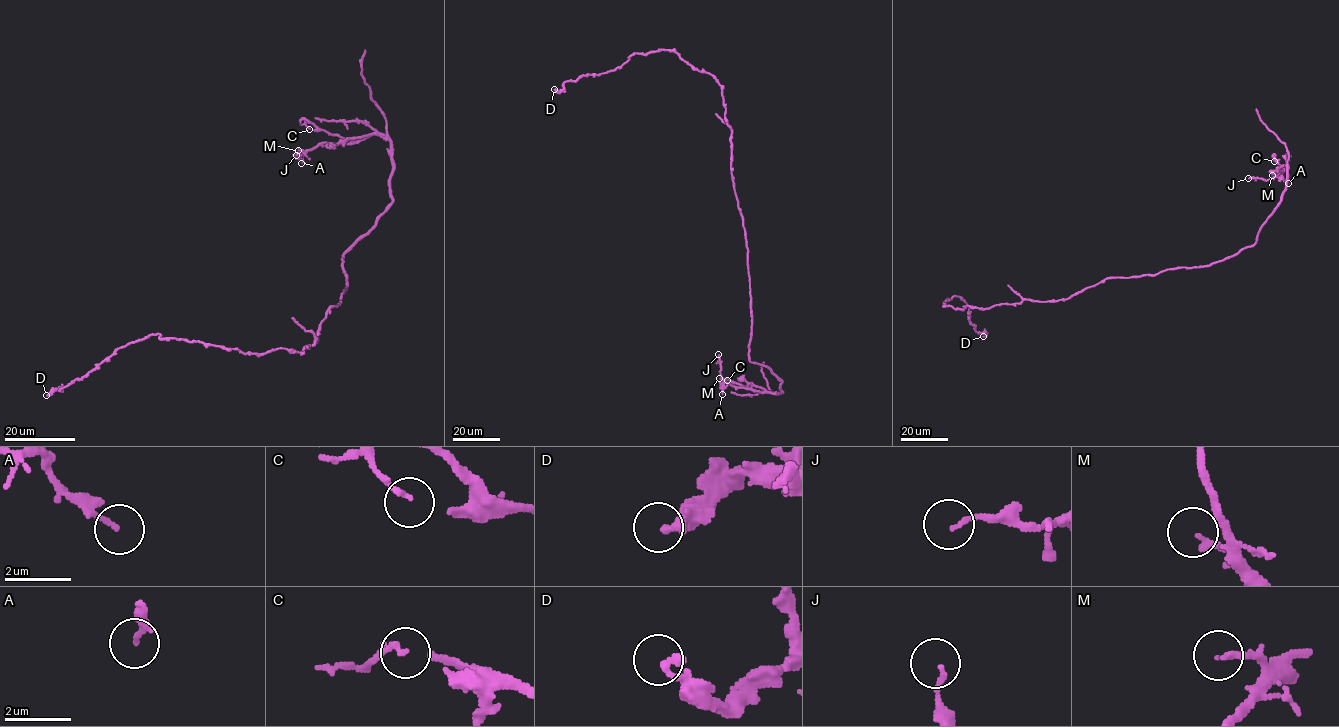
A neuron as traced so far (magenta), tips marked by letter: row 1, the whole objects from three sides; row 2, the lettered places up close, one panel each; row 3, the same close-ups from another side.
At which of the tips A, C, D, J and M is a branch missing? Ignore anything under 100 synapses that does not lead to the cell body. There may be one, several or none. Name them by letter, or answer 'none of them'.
none of them

